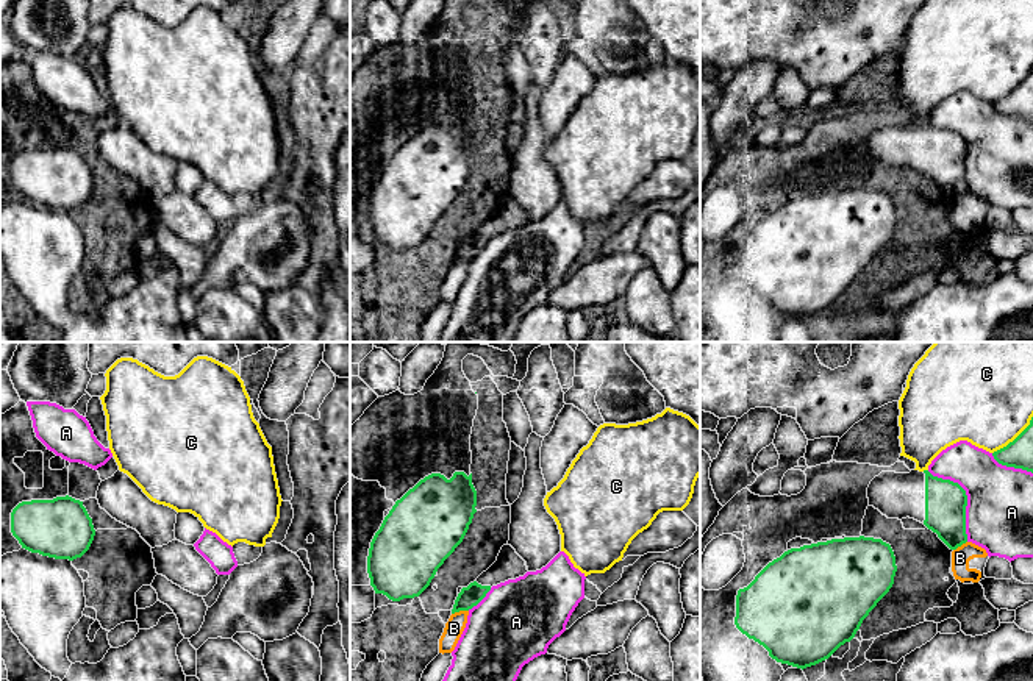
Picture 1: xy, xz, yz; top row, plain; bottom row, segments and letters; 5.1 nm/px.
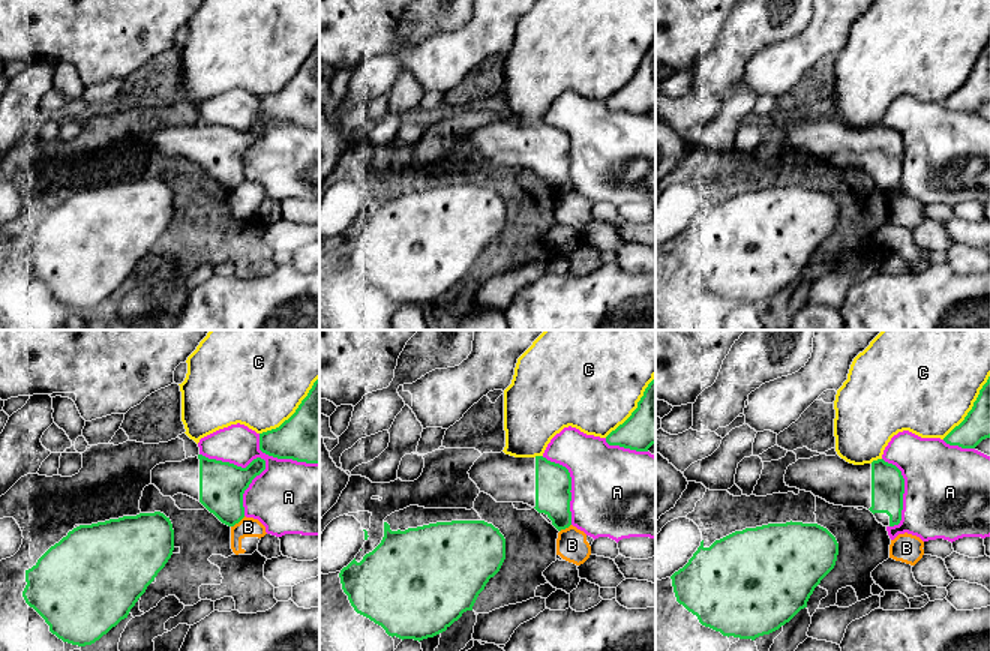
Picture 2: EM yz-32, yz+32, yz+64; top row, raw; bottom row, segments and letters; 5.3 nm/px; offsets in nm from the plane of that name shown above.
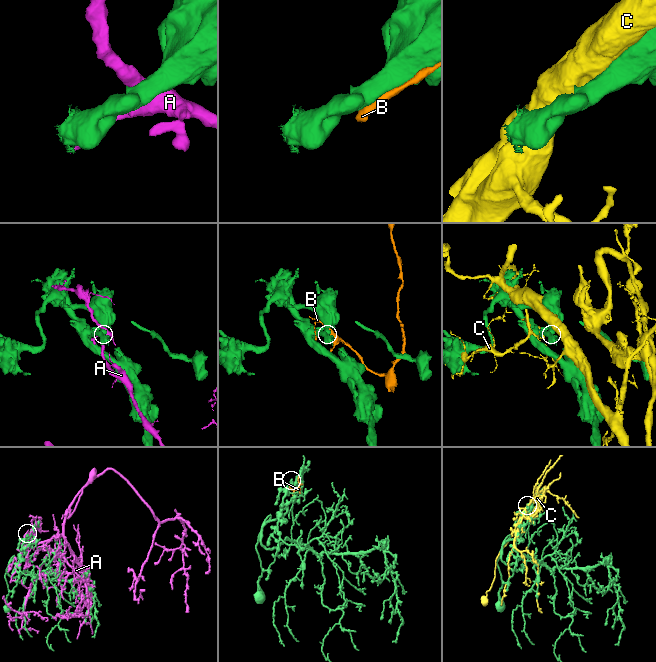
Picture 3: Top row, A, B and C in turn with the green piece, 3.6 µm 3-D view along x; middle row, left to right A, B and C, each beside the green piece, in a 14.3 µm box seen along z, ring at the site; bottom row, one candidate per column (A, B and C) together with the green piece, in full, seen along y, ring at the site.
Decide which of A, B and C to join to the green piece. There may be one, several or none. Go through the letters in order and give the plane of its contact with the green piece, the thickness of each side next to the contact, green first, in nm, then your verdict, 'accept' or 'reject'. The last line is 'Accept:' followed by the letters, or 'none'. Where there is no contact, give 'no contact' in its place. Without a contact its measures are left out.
A: meets green in yz; 220 nm thick on the green side, 360 nm on the other; reject
B: meets green in xz; 110 nm thick on the green side, 100 nm on the other; reject
C: meets green in yz; 140 nm thick on the green side, 460 nm on the other; reject
Accept: none

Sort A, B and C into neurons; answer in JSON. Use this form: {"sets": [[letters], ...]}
{"sets": [["A"], ["B"], ["C"]]}

